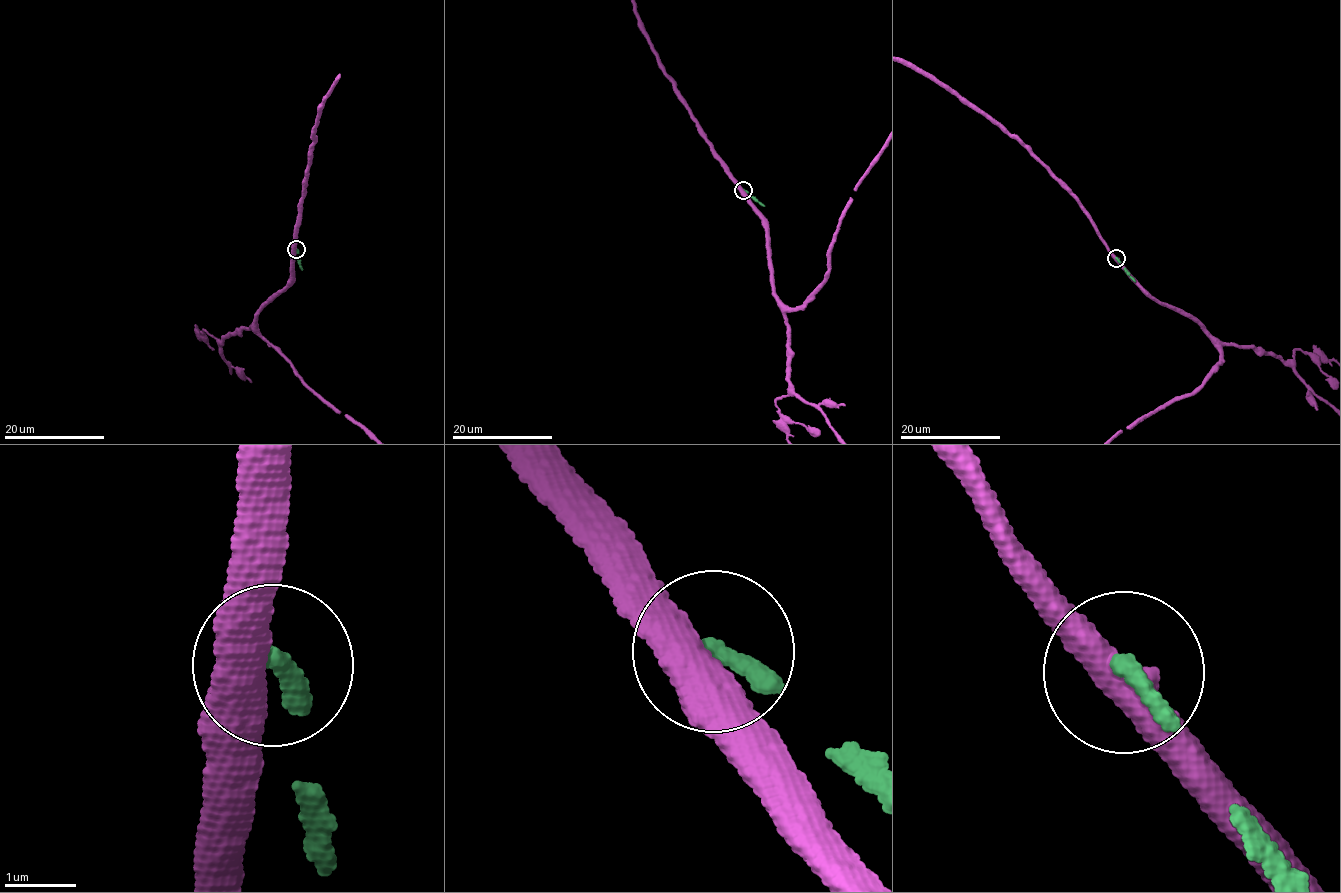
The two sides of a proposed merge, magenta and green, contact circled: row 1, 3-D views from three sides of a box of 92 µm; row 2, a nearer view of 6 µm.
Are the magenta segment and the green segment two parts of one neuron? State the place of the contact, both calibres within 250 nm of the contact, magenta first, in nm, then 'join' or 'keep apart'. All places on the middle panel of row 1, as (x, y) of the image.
(743, 190) | 480/280 nm | keep apart

